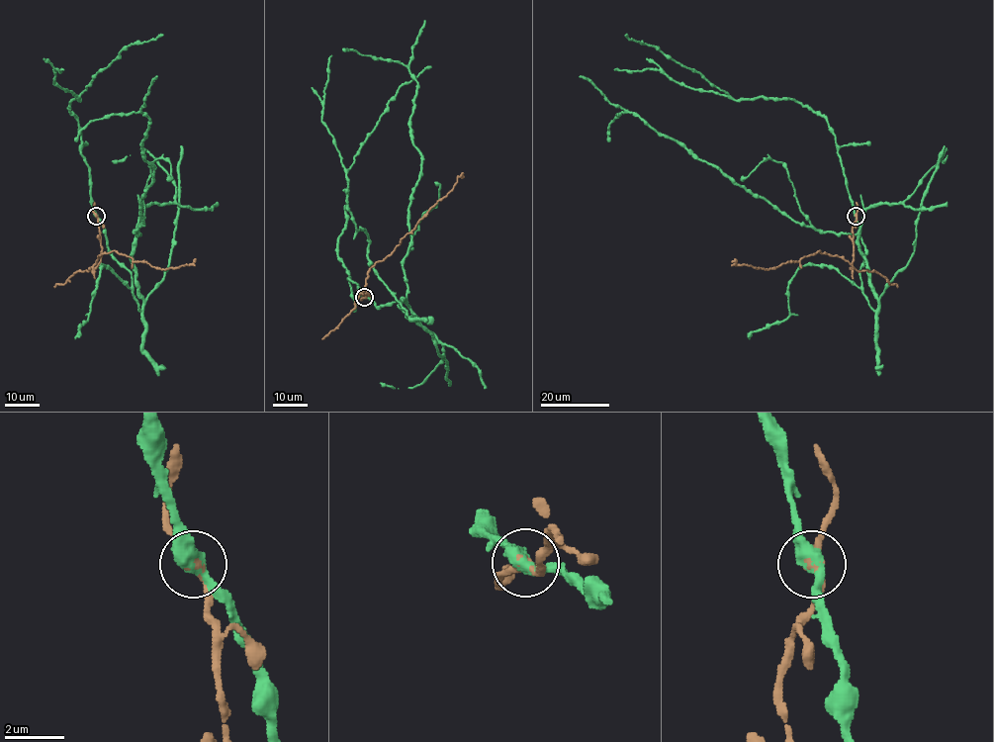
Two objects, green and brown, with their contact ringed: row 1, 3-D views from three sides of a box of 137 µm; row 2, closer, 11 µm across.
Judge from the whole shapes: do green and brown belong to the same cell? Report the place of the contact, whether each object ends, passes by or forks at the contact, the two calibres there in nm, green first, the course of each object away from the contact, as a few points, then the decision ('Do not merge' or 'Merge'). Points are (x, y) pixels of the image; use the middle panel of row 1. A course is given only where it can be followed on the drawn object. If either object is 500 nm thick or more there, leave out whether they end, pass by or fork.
Place: (364, 297). At the ring green passes by. At the ring brown passes by. Thickness 480 nm (green) against 280 nm. Course of green: (364, 297), (399, 301), (411, 320), (401, 303), (421, 160), (409, 127), (417, 82), (393, 60), (343, 50). Course of brown: (364, 297), (369, 294), (362, 293), (368, 271), (390, 254), (429, 209), (446, 196), (458, 177), (463, 175). Do not merge

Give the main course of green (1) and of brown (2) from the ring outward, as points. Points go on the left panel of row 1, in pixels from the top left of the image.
1: (96, 216), (140, 310), (133, 251), (153, 169), (141, 148), (149, 119), (106, 115), (75, 140)
2: (96, 216), (101, 256), (94, 269), (98, 256), (113, 250), (161, 269), (190, 264), (195, 258)

